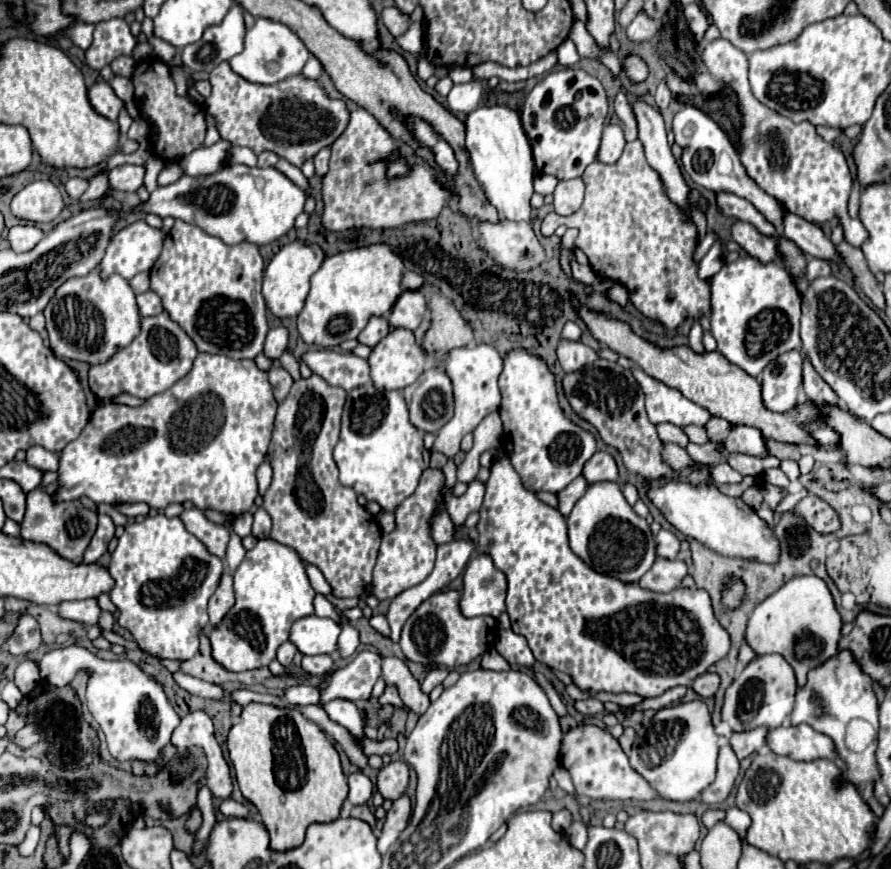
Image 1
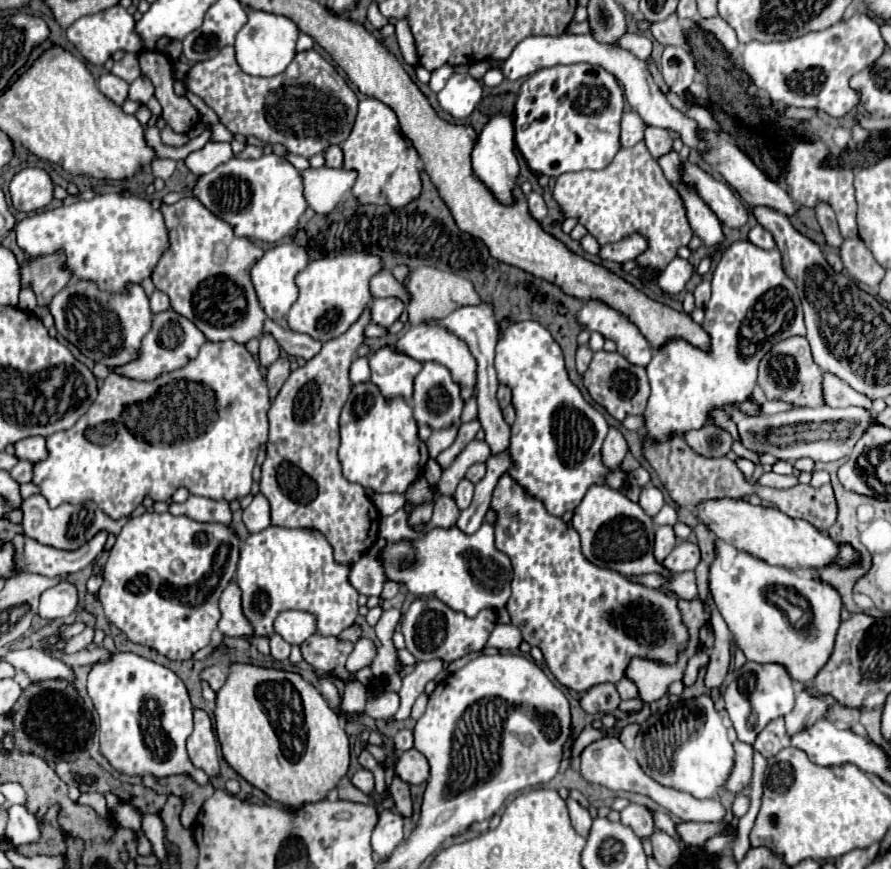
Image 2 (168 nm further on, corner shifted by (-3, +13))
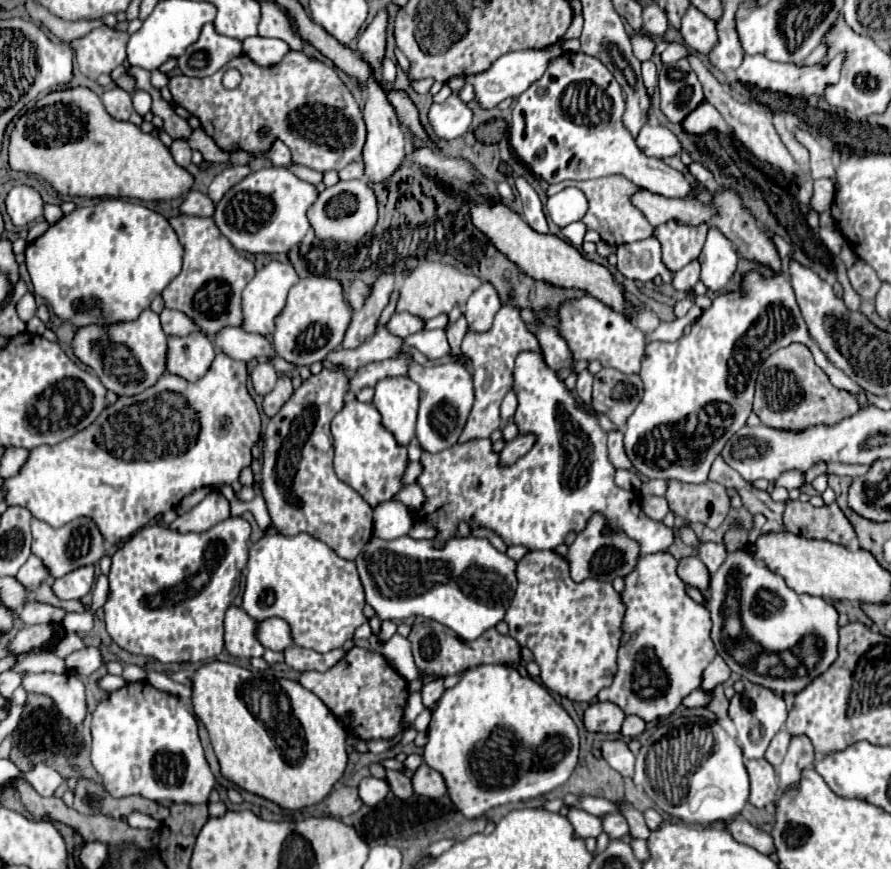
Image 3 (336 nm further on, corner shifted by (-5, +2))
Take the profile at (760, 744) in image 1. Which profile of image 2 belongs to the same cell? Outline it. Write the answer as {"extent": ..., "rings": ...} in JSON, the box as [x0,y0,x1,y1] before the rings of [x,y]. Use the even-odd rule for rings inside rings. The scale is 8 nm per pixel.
{"extent":[753,717,787,757],"rings":[[[783,717],[773,719],[755,739],[753,747],[755,751],[759,751],[763,757],[773,757],[777,751],[781,751],[787,745],[787,731],[785,731],[785,723]]]}

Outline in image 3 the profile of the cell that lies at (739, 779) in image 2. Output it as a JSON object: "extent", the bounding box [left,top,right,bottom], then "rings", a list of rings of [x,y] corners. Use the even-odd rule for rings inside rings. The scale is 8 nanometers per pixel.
{"extent":[745,760,779,808],"rings":[[[747,760],[745,762],[749,778],[751,778],[751,796],[749,802],[757,808],[765,808],[775,800],[775,794],[779,792],[777,786],[777,772],[775,768],[765,760]]]}

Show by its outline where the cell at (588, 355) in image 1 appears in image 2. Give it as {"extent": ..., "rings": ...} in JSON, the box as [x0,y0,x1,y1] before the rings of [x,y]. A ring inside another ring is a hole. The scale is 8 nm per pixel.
{"extent":[575,345,593,373],"rings":[[[579,345],[579,347],[577,347],[575,361],[577,361],[577,371],[579,371],[579,373],[585,373],[591,357],[593,357],[593,351],[591,351],[589,345]]]}

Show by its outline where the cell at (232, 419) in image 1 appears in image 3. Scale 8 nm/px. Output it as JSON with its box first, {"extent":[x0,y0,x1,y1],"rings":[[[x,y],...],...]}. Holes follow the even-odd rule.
{"extent":[1,352,261,544],"rings":[[[217,352],[209,372],[201,380],[187,382],[185,378],[165,374],[143,394],[123,396],[107,406],[101,416],[79,434],[55,446],[37,446],[35,450],[29,450],[27,462],[21,466],[19,474],[3,480],[1,492],[5,494],[7,506],[27,508],[33,518],[43,520],[53,528],[87,516],[99,526],[105,542],[121,544],[157,514],[175,508],[183,496],[203,486],[217,488],[239,480],[241,468],[251,466],[251,448],[259,442],[259,434],[261,418],[247,392],[247,366]]]}

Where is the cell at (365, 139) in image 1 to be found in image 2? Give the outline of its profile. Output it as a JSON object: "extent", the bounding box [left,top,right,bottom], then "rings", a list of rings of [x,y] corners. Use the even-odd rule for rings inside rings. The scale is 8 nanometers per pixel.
{"extent":[343,97,421,207],"rings":[[[365,97],[359,101],[359,113],[353,125],[353,131],[343,149],[343,169],[357,171],[355,185],[351,193],[361,205],[391,205],[391,207],[405,207],[413,203],[413,199],[421,197],[421,159],[413,143],[401,133],[397,115],[385,103]]]}

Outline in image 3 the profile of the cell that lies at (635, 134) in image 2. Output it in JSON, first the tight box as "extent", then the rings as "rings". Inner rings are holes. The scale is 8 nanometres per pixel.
{"extent":[637,124,681,158],"rings":[[[645,124],[637,136],[637,146],[645,156],[651,158],[669,158],[681,154],[681,142],[677,136],[665,126],[651,126]]]}

